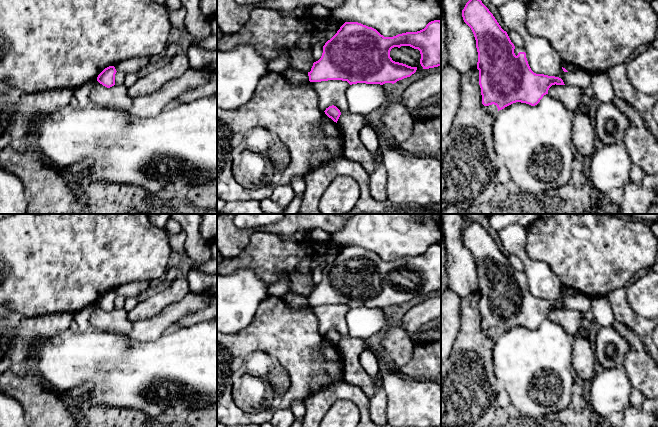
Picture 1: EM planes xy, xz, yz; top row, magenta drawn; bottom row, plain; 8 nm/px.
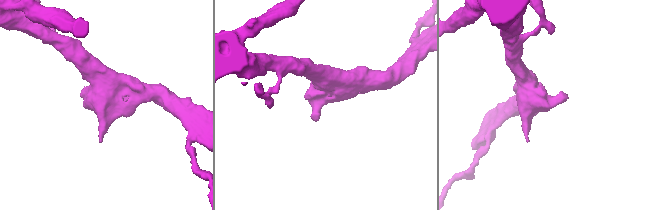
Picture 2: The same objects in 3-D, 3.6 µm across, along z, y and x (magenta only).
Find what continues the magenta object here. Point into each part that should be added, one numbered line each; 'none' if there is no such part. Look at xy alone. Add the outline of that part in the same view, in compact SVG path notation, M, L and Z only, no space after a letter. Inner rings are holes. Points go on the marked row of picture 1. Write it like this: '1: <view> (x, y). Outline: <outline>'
none

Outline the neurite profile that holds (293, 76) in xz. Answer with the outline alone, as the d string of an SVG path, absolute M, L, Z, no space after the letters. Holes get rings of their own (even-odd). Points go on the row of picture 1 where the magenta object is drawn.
M288 69L283 71L282 75L291 84L307 84L310 82L307 72Z

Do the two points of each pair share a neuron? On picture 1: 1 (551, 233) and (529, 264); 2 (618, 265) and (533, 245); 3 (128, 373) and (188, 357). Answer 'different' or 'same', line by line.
1: different
2: same
3: same

